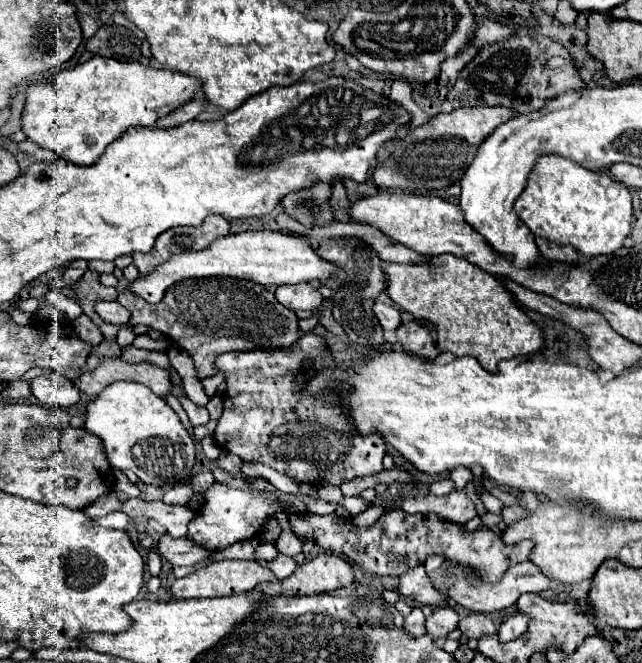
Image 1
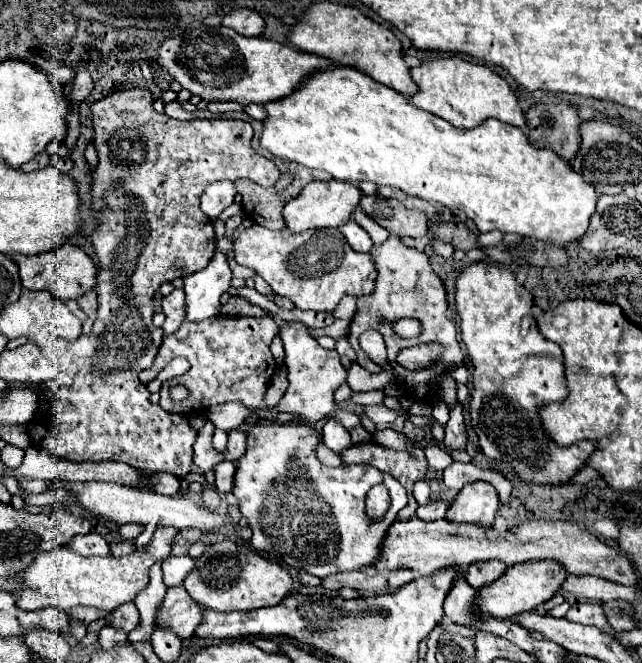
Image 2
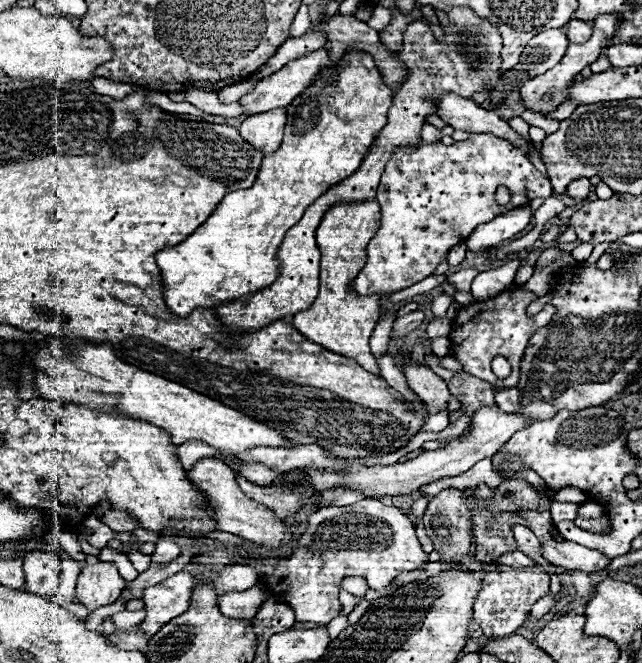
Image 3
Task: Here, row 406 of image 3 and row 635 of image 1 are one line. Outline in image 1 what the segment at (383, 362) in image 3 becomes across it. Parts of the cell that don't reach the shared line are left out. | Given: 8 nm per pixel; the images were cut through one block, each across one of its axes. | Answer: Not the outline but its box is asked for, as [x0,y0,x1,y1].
[404,608,426,636]

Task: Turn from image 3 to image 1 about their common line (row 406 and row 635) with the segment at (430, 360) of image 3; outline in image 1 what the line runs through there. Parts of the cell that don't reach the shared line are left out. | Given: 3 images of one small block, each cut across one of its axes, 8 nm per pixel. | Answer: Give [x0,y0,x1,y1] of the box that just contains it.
[458,612,496,638]

